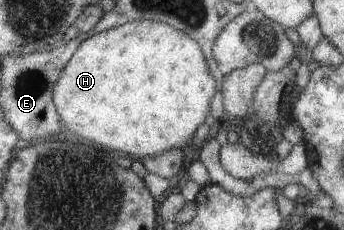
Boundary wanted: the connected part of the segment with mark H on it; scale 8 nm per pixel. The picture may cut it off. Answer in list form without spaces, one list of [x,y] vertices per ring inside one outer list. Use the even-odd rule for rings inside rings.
[[[158,20],[131,21],[117,28],[92,34],[83,41],[64,68],[55,87],[55,104],[64,129],[90,139],[92,143],[122,149],[133,159],[143,160],[156,154],[188,145],[196,129],[206,123],[218,81],[199,41],[167,23]]]

